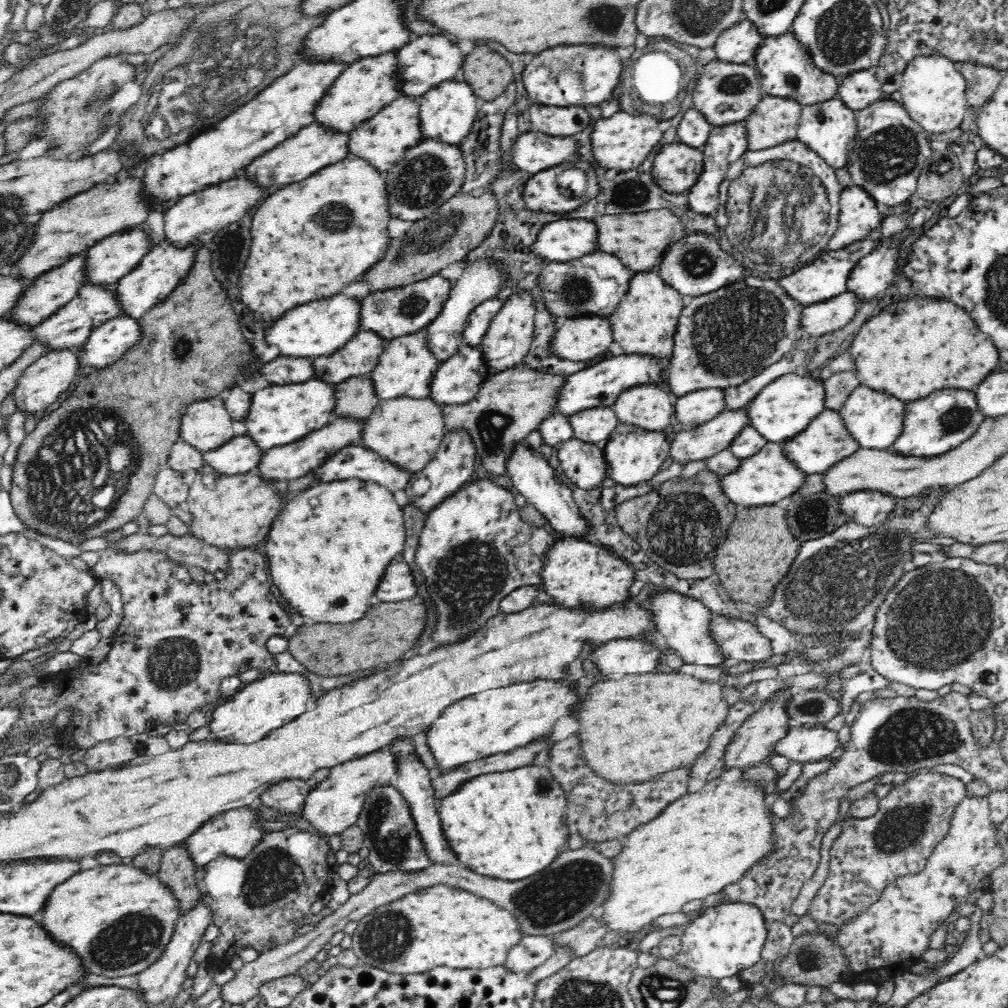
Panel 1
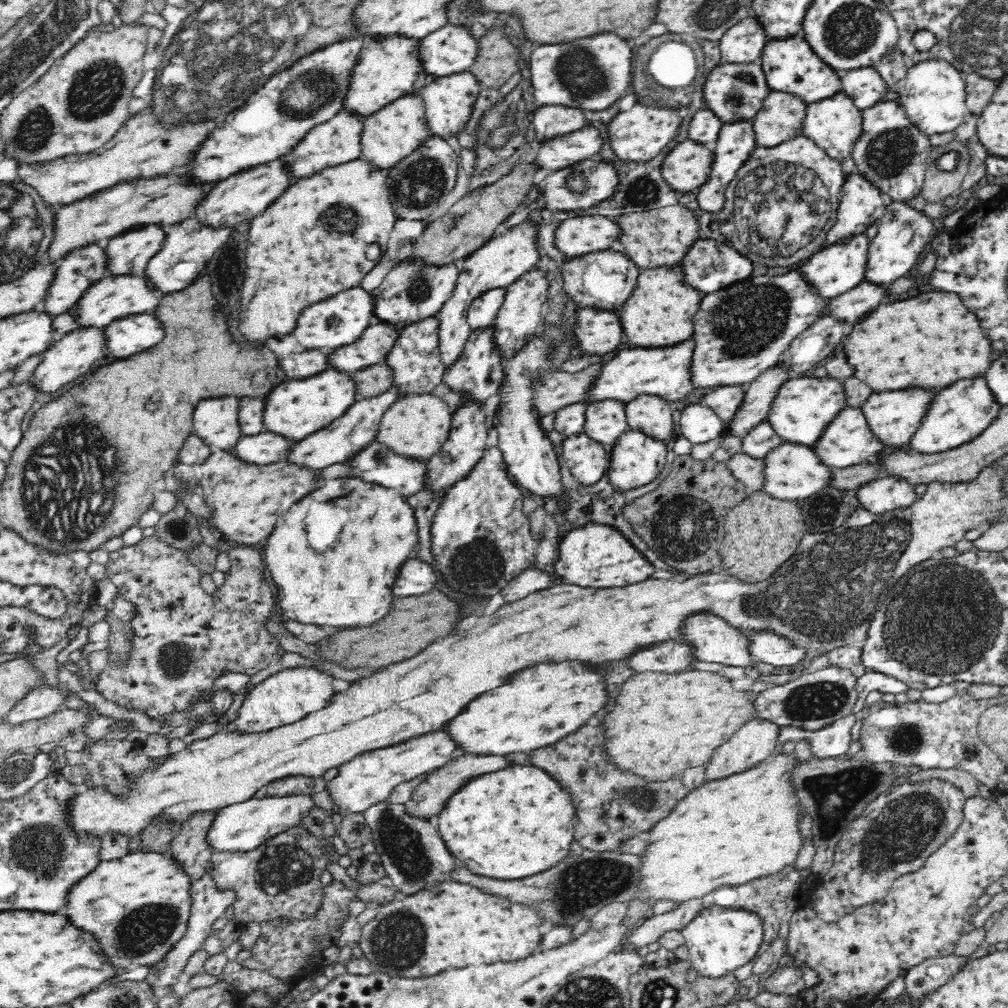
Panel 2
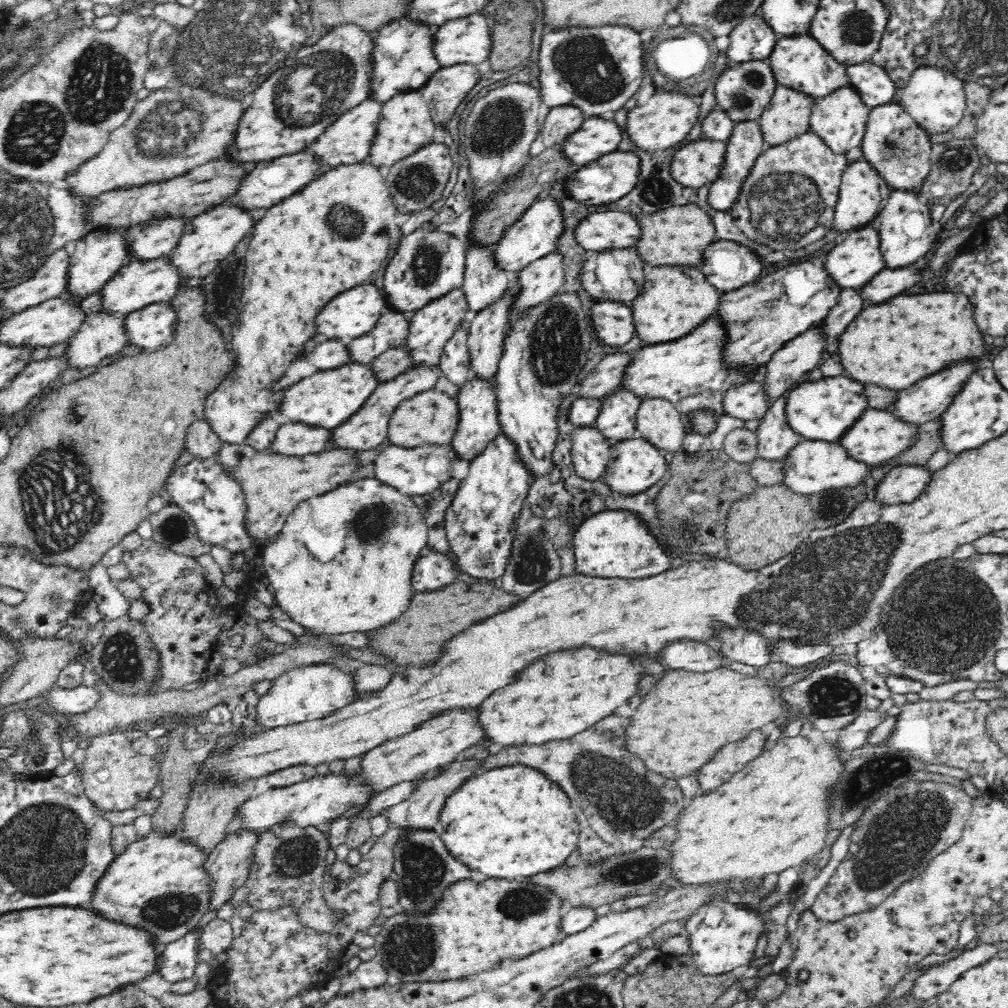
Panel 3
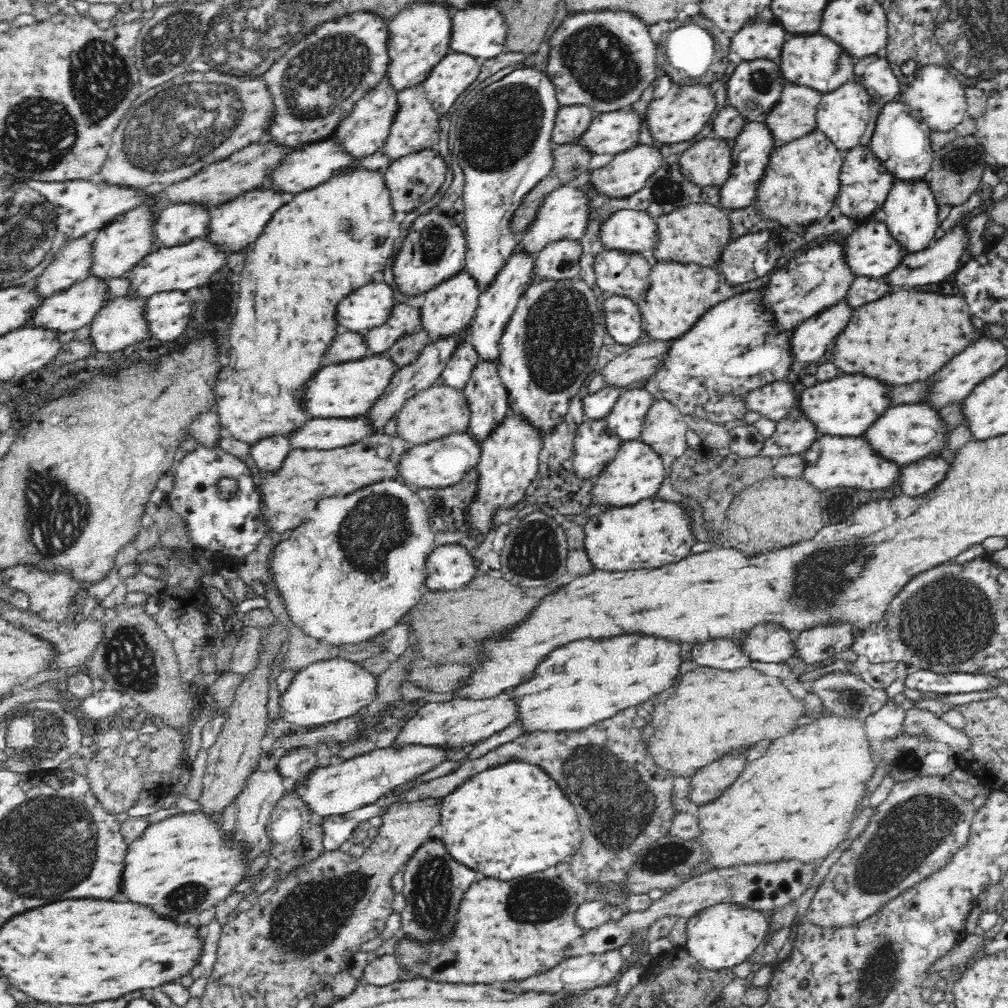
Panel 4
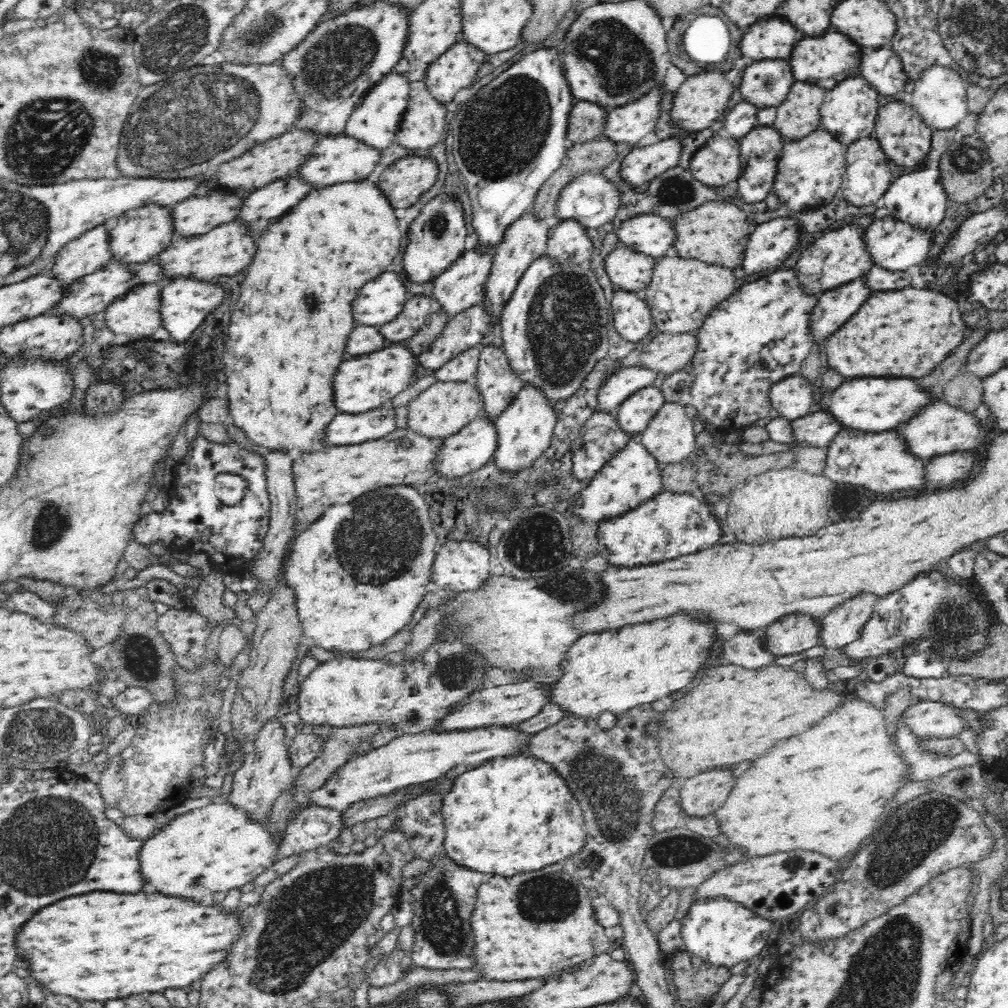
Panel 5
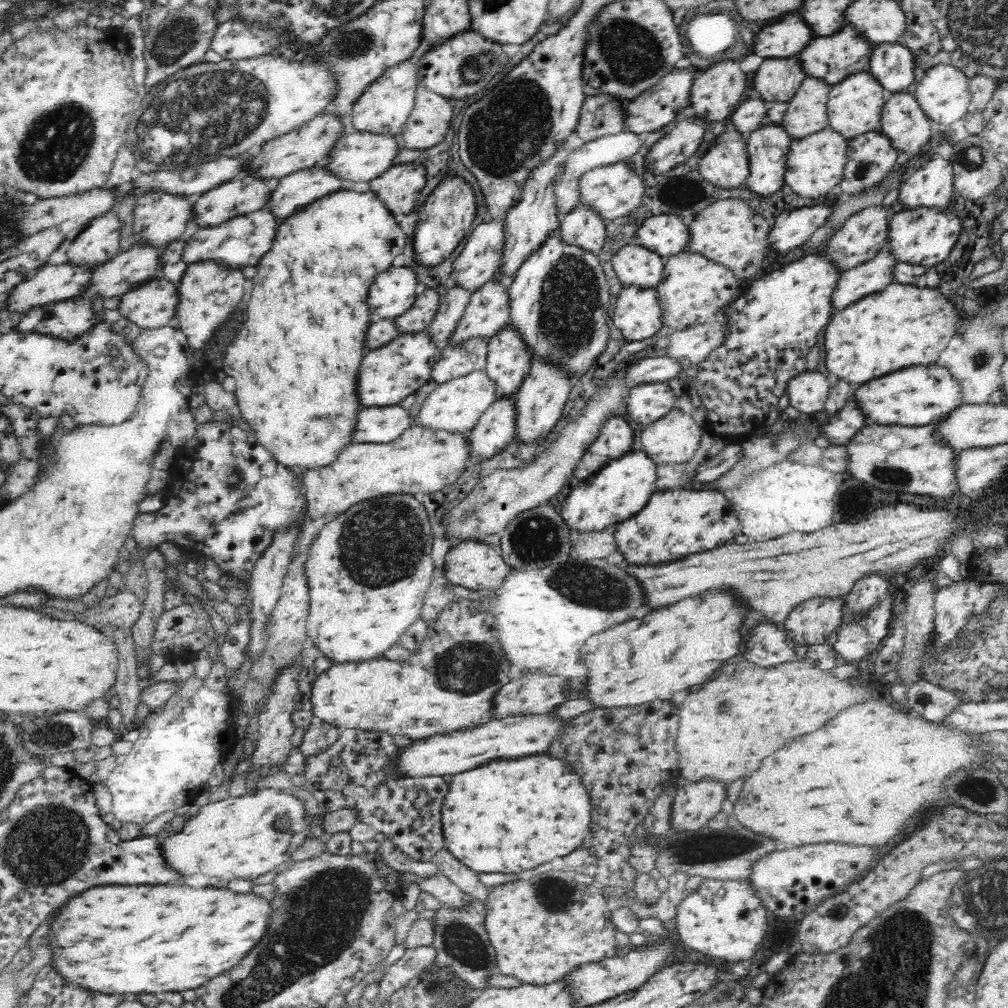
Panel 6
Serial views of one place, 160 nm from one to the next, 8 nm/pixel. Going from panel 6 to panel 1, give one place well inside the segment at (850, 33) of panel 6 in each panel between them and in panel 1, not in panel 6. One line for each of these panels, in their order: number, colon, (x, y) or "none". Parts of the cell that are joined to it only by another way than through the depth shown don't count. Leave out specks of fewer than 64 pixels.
1: (786, 67)
2: (791, 65)
3: (800, 62)
4: (815, 60)
5: (825, 61)

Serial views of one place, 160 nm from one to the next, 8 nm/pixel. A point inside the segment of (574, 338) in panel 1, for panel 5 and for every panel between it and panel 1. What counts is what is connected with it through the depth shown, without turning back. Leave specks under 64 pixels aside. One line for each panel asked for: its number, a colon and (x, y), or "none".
2: (598, 331)
3: (613, 322)
4: (623, 320)
5: (632, 317)

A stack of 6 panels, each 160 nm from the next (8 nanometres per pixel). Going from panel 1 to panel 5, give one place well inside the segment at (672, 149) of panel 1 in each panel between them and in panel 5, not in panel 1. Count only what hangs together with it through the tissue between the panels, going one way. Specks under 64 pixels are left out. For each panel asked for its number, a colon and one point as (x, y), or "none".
2: (688, 166)
3: (700, 162)
4: (708, 163)
5: (716, 164)

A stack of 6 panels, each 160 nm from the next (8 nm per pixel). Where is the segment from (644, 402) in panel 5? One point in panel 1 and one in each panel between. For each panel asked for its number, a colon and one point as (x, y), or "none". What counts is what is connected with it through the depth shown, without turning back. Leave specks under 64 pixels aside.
1: (595, 424)
2: (606, 420)
3: (617, 420)
4: (626, 419)

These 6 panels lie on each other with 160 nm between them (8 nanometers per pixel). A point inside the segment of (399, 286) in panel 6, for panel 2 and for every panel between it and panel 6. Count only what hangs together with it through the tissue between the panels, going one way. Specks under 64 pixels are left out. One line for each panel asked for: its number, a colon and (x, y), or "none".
2: (340, 320)
3: (354, 313)
4: (371, 306)
5: (382, 299)

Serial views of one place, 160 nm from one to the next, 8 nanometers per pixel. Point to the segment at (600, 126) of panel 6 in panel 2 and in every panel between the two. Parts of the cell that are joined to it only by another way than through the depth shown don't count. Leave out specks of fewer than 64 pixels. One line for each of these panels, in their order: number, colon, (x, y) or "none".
2: (549, 121)
3: (559, 123)
4: (572, 121)
5: (588, 120)

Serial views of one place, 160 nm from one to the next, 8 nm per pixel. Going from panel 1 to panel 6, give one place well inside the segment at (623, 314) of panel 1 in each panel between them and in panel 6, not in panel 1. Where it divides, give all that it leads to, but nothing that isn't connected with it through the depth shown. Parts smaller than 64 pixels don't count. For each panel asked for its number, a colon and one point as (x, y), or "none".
2: (662, 310)
3: (675, 299)
4: (680, 293)
5: (684, 291)
6: (695, 289)

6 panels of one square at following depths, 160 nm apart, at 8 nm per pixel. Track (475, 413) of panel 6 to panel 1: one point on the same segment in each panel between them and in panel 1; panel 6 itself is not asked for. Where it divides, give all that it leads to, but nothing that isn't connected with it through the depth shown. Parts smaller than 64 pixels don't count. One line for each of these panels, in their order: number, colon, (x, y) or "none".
1: (408, 431)
2: (417, 425)
3: (432, 416)
4: (437, 411)
5: (445, 408)

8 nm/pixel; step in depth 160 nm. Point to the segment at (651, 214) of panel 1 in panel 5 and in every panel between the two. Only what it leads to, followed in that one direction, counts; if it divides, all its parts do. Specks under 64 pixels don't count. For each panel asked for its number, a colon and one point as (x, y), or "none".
2: (664, 236)
3: (680, 236)
4: (700, 233)
5: (718, 233)

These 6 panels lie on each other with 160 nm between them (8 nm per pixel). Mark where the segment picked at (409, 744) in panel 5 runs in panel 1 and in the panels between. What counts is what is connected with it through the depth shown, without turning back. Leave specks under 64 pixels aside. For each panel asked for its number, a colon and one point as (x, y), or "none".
1: (235, 833)
2: (244, 826)
3: (314, 802)
4: (343, 787)

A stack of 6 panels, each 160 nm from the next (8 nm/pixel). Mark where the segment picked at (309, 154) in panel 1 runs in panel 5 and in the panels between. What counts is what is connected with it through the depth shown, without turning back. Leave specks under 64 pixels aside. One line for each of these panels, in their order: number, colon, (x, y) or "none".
2: (338, 141)
3: (349, 140)
4: (365, 130)
5: (377, 118)

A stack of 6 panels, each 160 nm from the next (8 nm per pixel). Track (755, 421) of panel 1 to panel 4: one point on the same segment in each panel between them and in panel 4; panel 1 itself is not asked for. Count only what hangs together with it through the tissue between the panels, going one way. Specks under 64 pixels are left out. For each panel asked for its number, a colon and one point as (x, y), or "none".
2: (805, 406)
3: (826, 409)
4: (848, 405)

